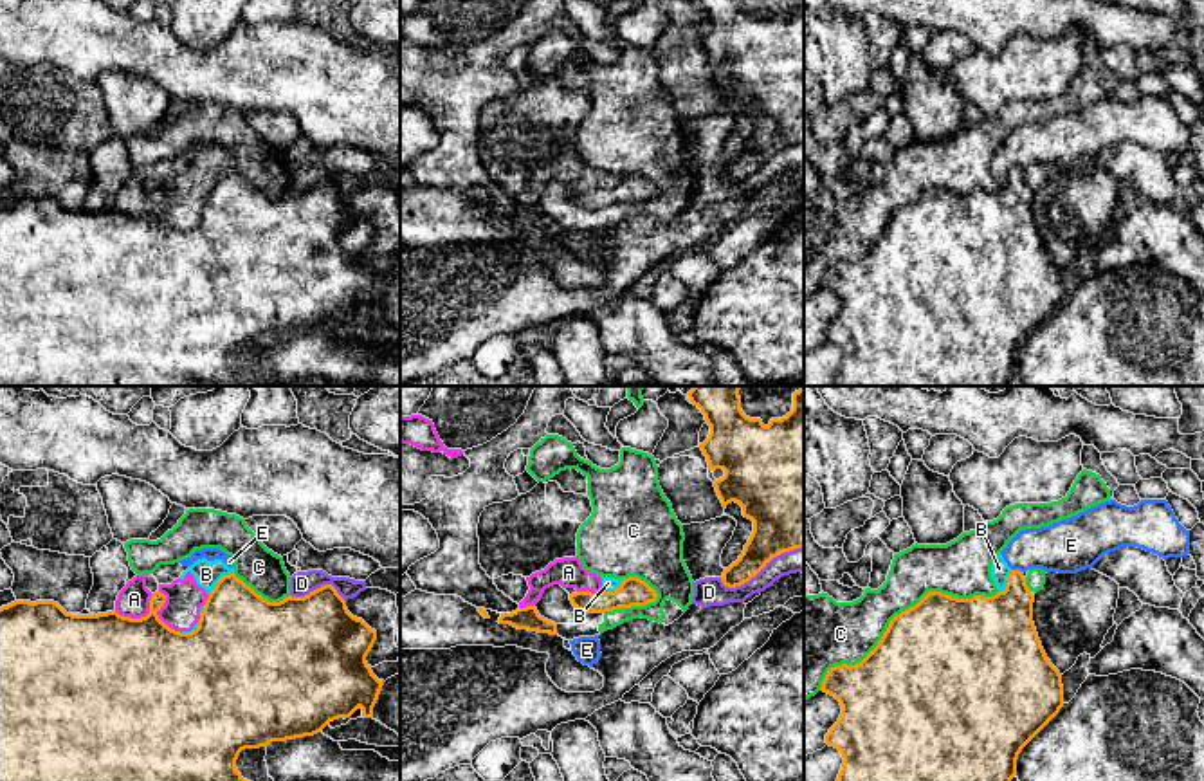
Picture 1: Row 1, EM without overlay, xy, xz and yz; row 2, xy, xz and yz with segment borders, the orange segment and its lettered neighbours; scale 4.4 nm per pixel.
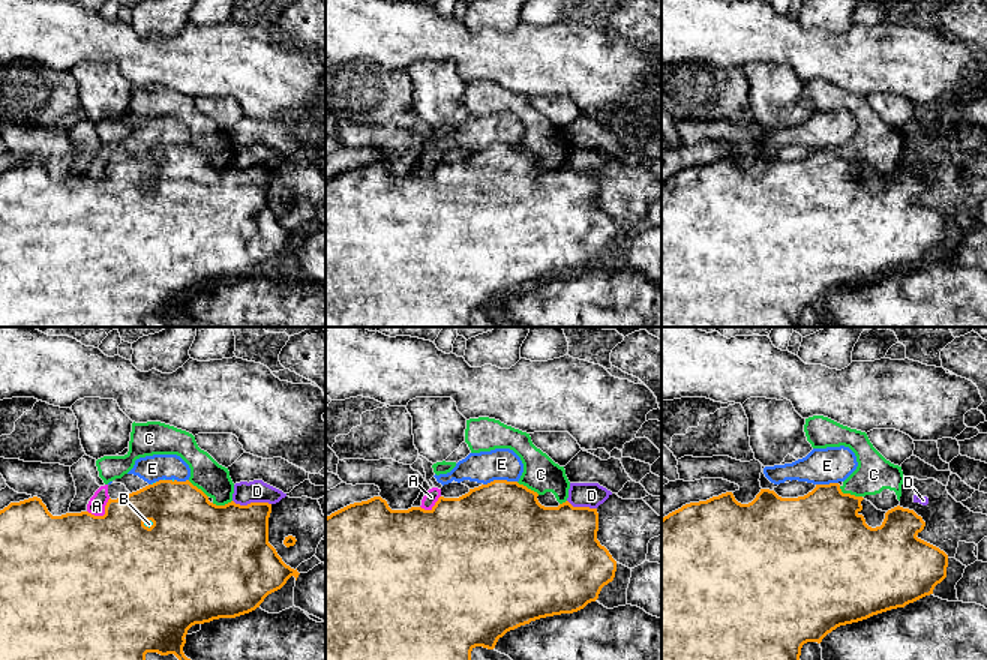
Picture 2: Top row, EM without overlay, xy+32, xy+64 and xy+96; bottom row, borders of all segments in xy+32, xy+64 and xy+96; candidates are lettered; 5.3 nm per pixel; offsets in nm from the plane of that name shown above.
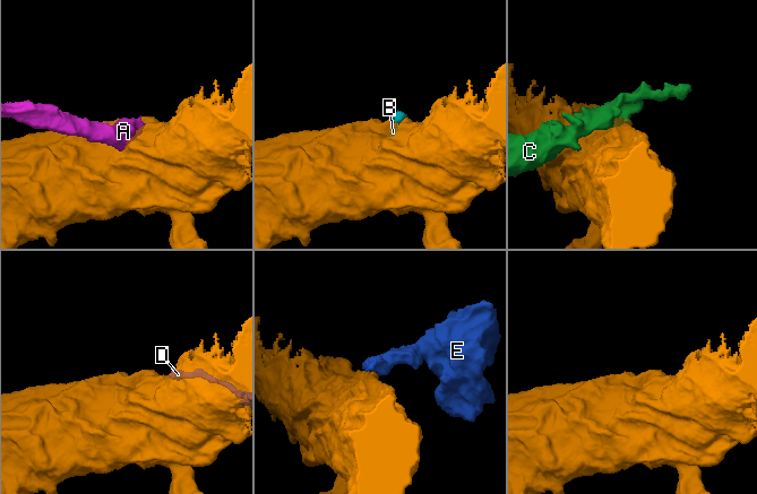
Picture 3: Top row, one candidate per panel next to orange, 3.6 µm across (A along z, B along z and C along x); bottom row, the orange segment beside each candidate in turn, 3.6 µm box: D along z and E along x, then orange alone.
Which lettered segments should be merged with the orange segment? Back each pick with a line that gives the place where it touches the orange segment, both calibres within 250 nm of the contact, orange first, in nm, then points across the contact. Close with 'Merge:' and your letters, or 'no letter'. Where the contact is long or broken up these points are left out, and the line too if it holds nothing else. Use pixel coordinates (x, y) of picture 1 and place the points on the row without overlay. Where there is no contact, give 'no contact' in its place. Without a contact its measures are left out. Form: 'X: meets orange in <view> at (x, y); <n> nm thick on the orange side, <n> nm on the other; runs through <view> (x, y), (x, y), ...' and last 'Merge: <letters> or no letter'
Merge: no letter

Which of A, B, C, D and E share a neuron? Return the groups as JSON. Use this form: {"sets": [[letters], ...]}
{"sets": [["A", "B", "E"], ["C"], ["D"]]}

